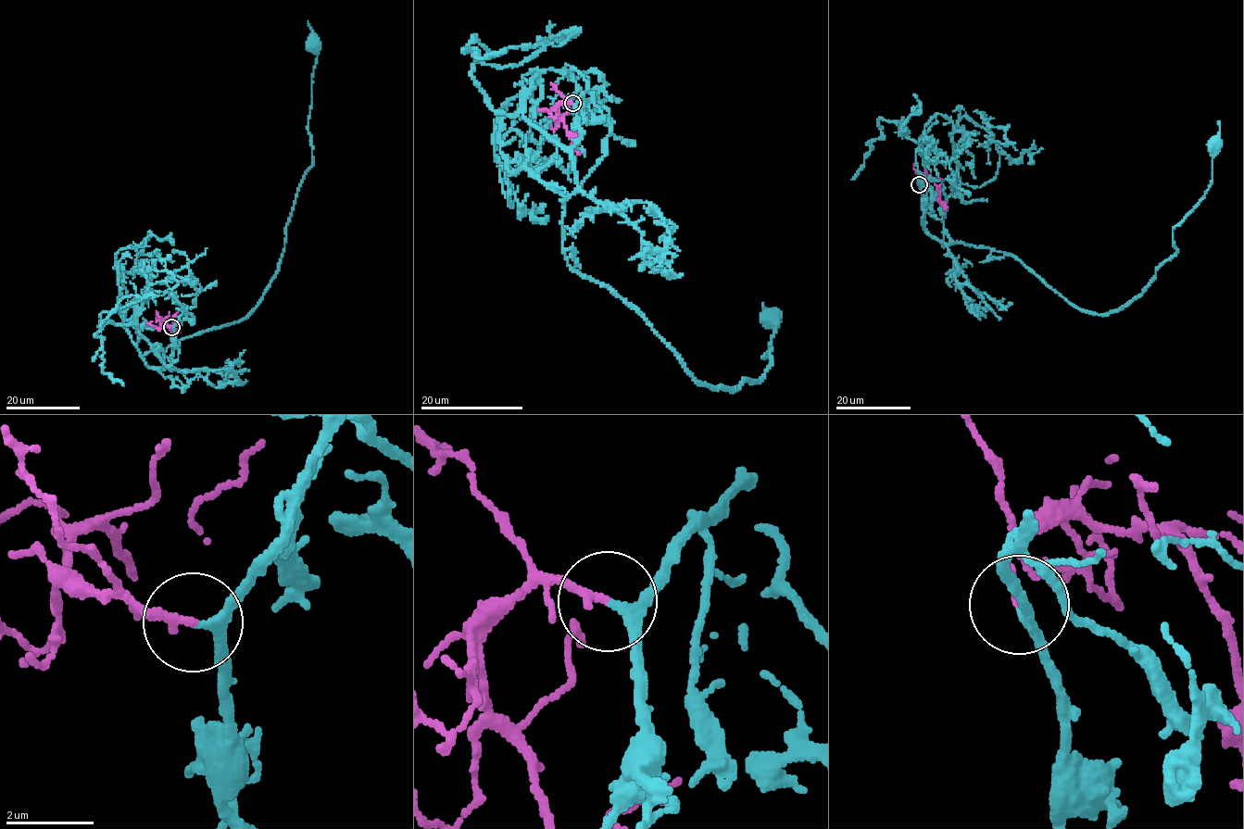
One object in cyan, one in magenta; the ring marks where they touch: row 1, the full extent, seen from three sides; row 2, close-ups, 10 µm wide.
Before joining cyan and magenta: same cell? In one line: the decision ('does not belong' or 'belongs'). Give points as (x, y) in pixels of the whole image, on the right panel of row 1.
belongs

